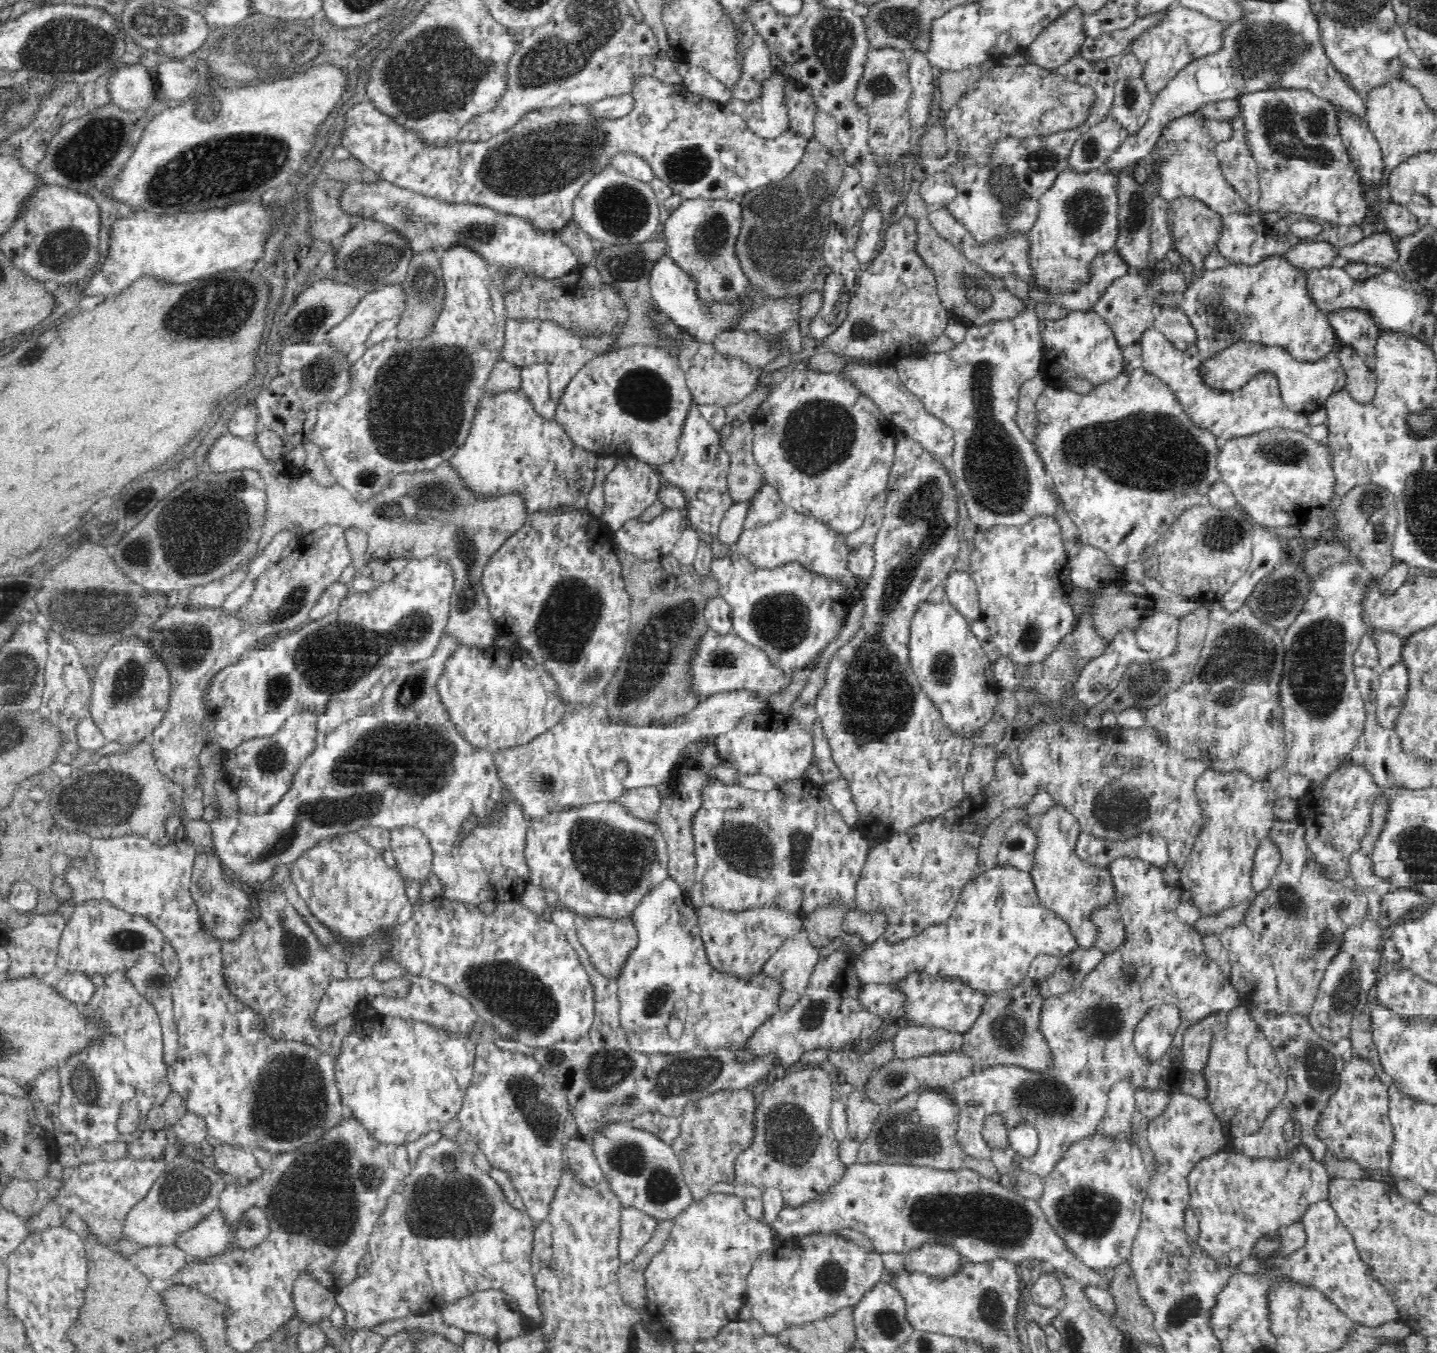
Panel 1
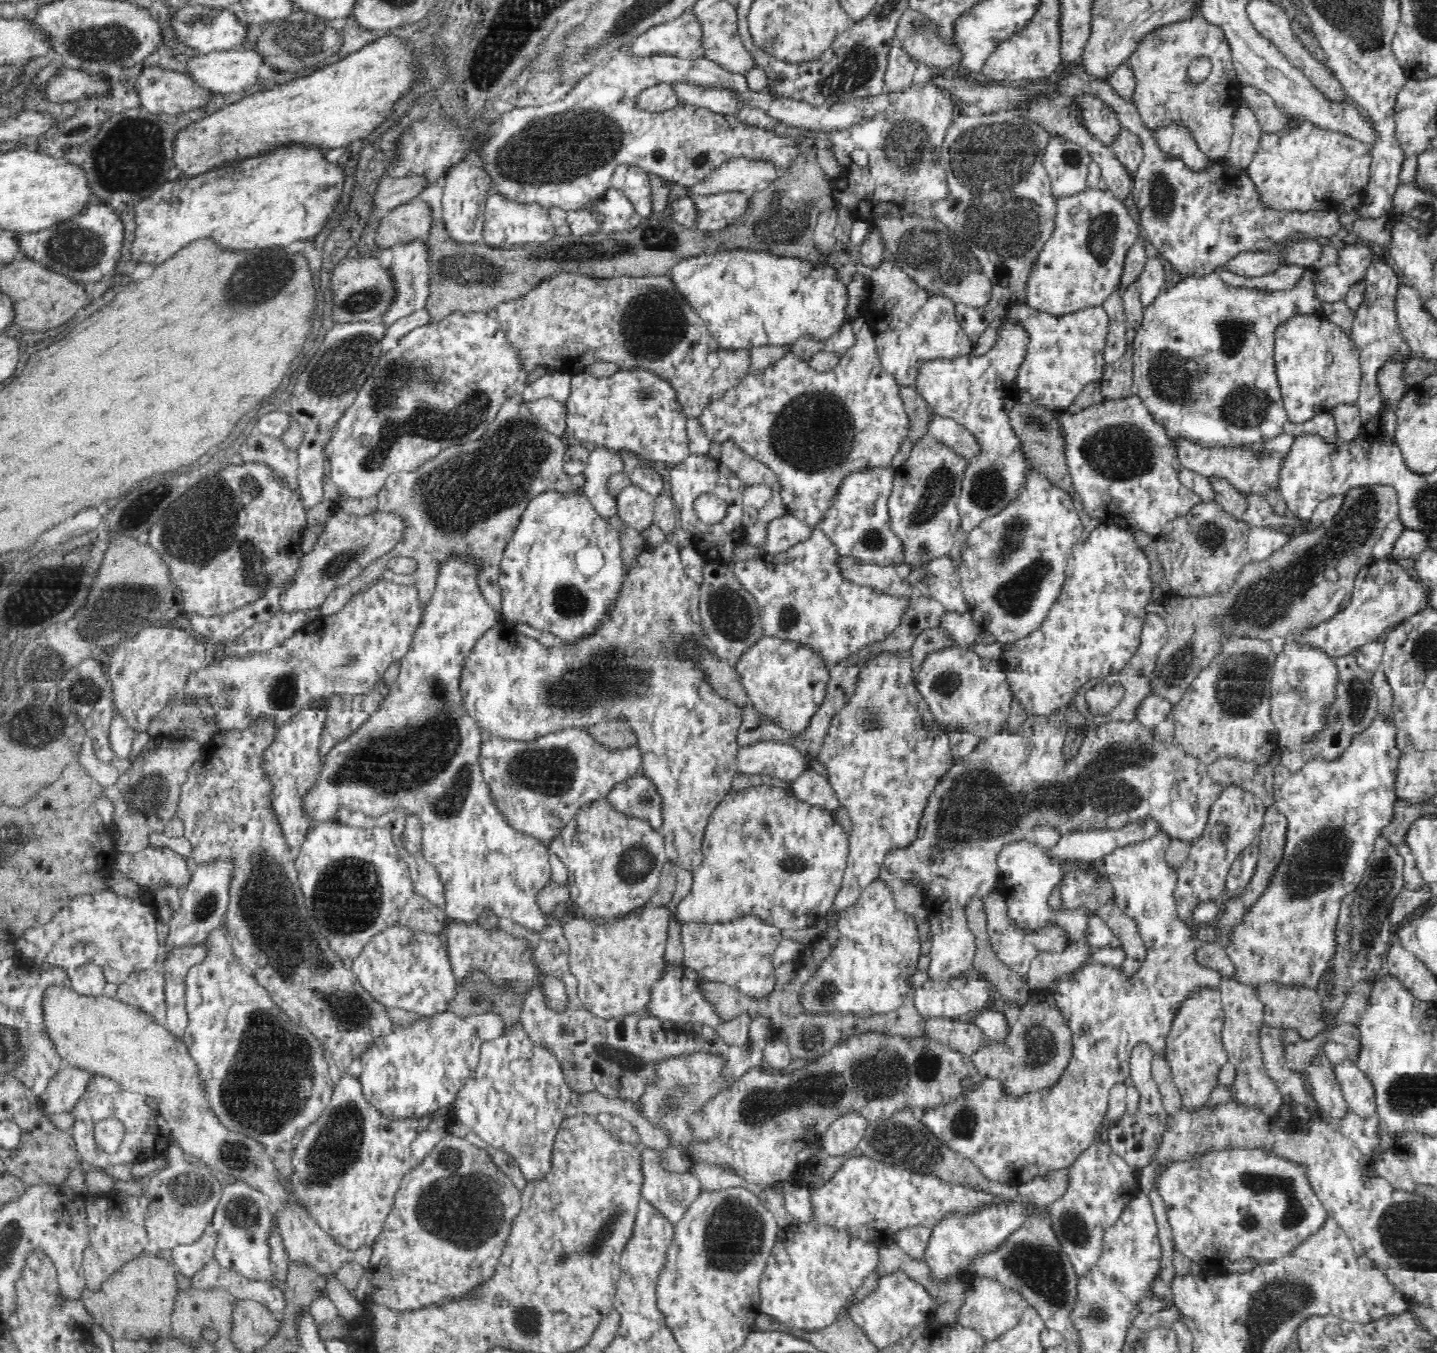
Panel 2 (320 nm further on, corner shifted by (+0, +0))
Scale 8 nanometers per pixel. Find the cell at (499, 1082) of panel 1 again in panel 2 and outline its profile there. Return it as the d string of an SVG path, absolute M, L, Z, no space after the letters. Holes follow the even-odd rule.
M516 1022L502 1036L481 1044L478 1066L458 1091L452 1112L464 1127L476 1133L488 1147L508 1152L524 1174L527 1184L532 1184L544 1180L553 1172L553 1147L565 1119L566 1106L572 1102L571 1095L558 1061L545 1048L527 1038L521 1024Z

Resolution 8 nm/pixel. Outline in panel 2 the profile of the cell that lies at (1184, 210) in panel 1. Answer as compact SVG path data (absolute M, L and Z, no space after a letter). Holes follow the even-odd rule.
M1075 65L1068 66L1067 70L1064 71L1064 74L1062 77L1059 78L1060 80L1060 88L1062 90L1067 91L1066 96L1068 98L1075 97L1078 95L1083 95L1084 93L1093 93L1100 97L1116 114L1118 117L1119 122L1121 123L1122 127L1126 127L1130 129L1133 133L1136 133L1136 135L1140 136L1140 139L1142 139L1143 144L1143 161L1140 163L1140 167L1135 173L1135 186L1133 189L1133 200L1135 202L1135 206L1138 209L1140 213L1140 221L1141 225L1144 228L1145 236L1149 237L1150 242L1158 253L1160 253L1165 260L1168 260L1170 262L1172 268L1181 274L1182 277L1185 276L1195 276L1195 277L1201 277L1206 276L1207 274L1210 274L1211 272L1216 272L1218 267L1221 267L1223 264L1228 263L1232 258L1235 256L1238 256L1240 253L1248 253L1248 252L1254 252L1254 251L1273 251L1273 246L1276 244L1276 242L1282 242L1287 241L1290 239L1291 235L1302 233L1302 234L1308 234L1309 239L1312 240L1324 240L1328 237L1332 237L1336 235L1342 227L1339 221L1339 214L1338 213L1332 213L1332 212L1312 212L1307 213L1306 215L1302 215L1302 213L1294 213L1294 214L1288 214L1288 213L1278 213L1276 211L1268 211L1264 208L1264 205L1260 203L1260 195L1258 195L1258 191L1256 191L1256 188L1254 185L1252 185L1252 181L1248 179L1248 176L1246 174L1246 171L1238 171L1238 169L1234 167L1230 167L1227 164L1221 162L1214 162L1214 164L1210 164L1210 167L1204 172L1204 173L1192 173L1188 167L1181 161L1176 160L1175 158L1169 158L1167 154L1164 154L1163 152L1159 151L1159 148L1157 147L1156 141L1153 139L1152 131L1148 129L1140 119L1140 114L1138 113L1138 108L1132 103L1130 98L1122 97L1120 96L1114 87L1109 84L1109 86L1106 86L1106 80L1104 79L1096 79L1094 75L1090 75L1086 73L1086 70L1084 71L1084 67L1079 66L1076 67Z

